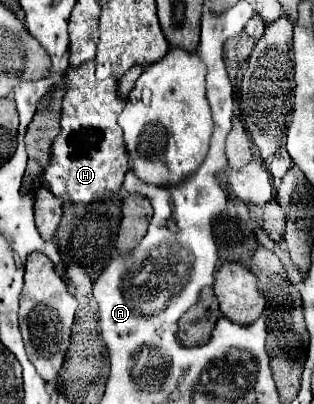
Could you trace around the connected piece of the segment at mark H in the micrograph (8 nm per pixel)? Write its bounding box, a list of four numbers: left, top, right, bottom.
[45,61,129,203]

